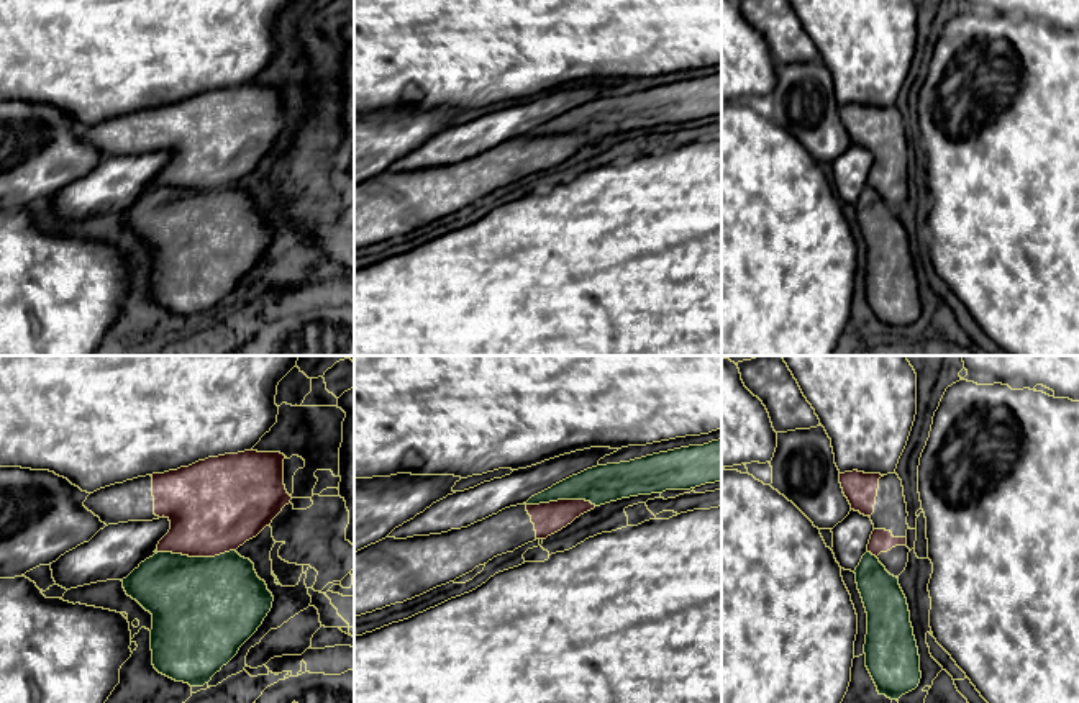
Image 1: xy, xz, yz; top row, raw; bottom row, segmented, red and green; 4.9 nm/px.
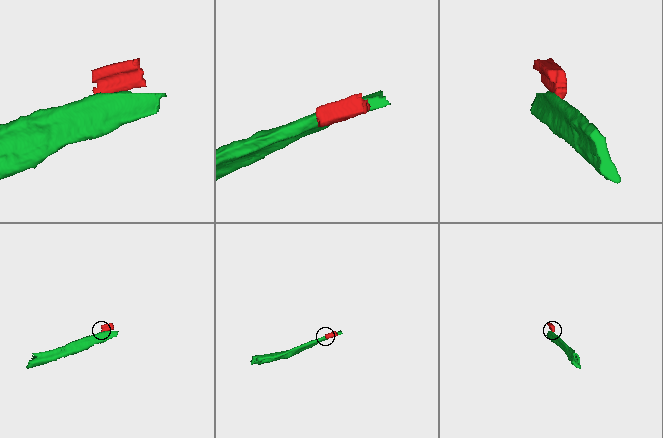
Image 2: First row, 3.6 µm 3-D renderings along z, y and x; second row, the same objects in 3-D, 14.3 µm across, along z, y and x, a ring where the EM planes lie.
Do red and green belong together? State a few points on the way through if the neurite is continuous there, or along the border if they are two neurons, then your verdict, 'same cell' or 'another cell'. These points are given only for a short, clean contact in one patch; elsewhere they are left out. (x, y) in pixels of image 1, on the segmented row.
another cell

